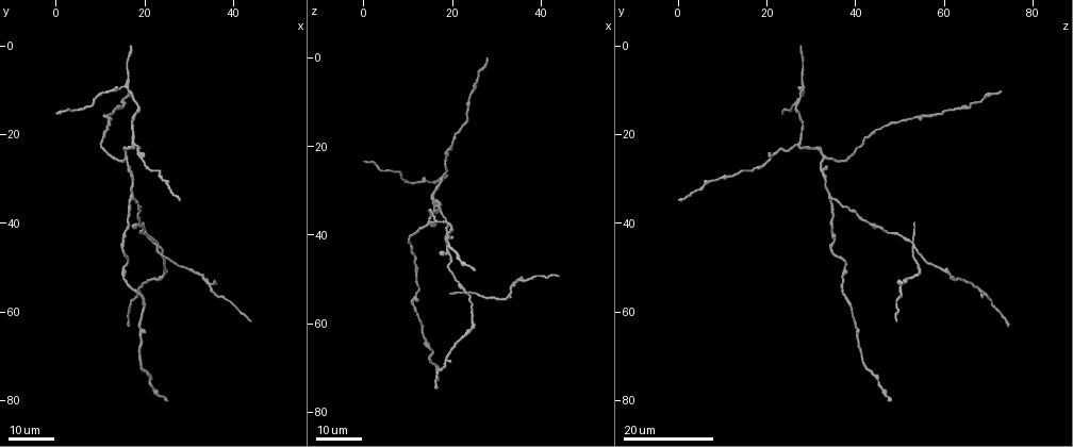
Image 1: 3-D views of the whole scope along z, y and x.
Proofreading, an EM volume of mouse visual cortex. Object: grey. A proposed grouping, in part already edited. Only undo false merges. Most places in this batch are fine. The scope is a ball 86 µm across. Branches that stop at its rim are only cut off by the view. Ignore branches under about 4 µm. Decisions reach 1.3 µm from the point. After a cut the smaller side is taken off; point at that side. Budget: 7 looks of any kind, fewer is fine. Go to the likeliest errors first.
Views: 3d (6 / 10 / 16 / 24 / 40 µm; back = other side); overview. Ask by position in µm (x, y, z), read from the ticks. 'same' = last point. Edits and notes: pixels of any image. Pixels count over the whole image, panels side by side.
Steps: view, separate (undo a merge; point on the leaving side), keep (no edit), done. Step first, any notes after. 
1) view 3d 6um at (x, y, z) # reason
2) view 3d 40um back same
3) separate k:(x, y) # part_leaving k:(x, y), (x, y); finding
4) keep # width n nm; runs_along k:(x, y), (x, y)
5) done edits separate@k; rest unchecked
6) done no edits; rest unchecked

view 3d 16um at (15.0, 8.5, 28.5) # a fork

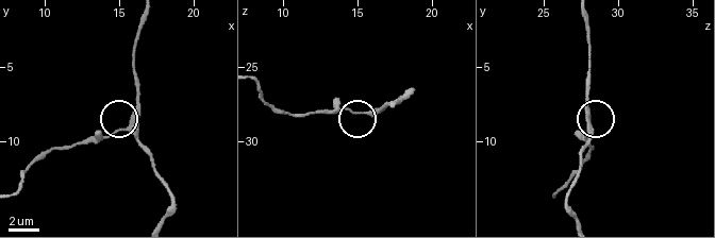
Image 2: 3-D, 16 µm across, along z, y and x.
view 3d 10um at (15.6, 9.2, 28.0) # zoom in

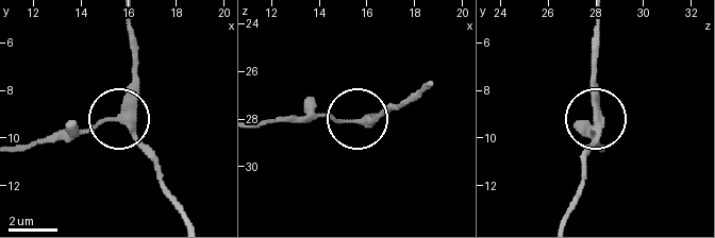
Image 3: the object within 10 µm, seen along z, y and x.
keep # side_arm 9 um; runs_along 3:(186, 219), (164, 183), (158, 158), (119, 109), (135, 63); one cell here

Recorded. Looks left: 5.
view 3d 24um at (23.0, 45.5, 53.0) # four-way junction

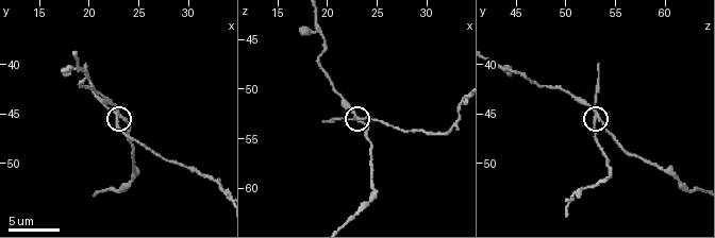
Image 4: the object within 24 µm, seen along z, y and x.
view 3d 6um at (23.4, 45.4, 53.2) # closer look

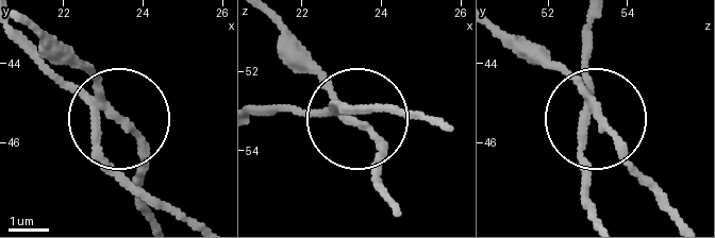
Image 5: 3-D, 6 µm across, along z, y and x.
separate 5:(112, 168) # arms 4; part_leaving 5:(94, 114), (98, 151), (196, 218); a second cell is stuck on

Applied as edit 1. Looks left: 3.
view overview

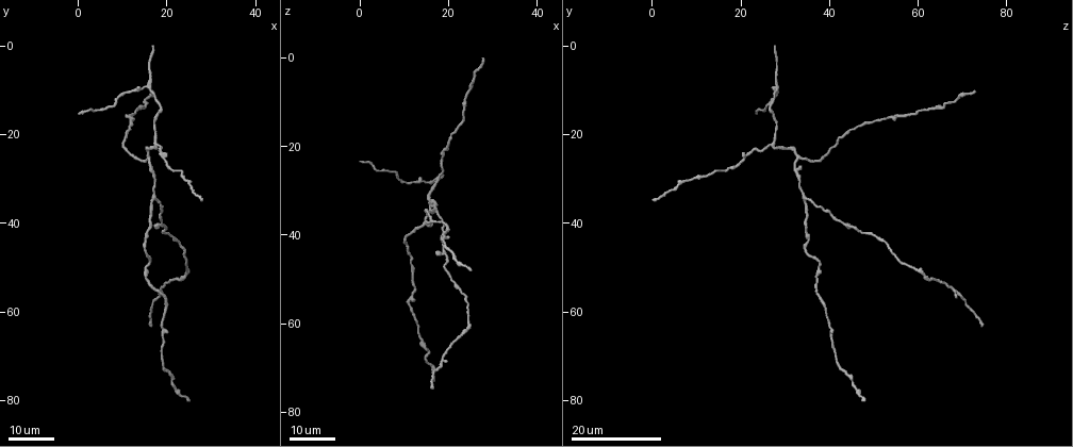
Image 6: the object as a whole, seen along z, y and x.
view 3d 24um at (16.0, 25.5, 33.5)

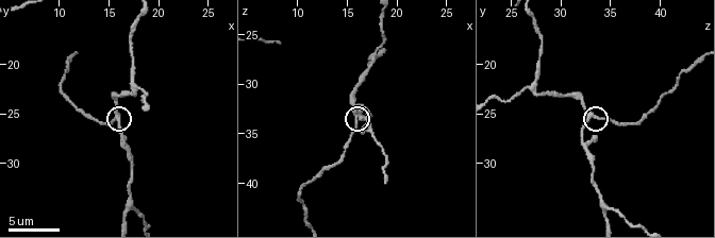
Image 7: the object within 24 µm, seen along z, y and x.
view 3d 10um at (16.0, 25.6, 33.8) # closer look

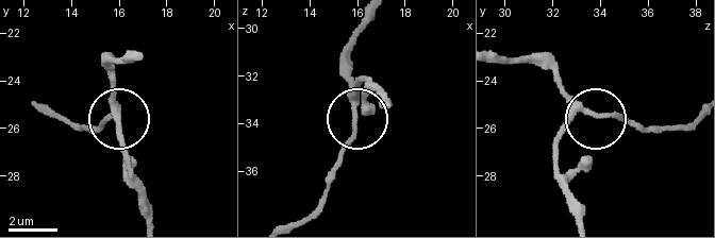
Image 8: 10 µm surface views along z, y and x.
keep # width 240 nm; runs_along 8:(583, 219), (559, 140), (591, 116), (543, 63); continuous, no second cell

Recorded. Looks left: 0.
done edits separate@5; rest unchecked

